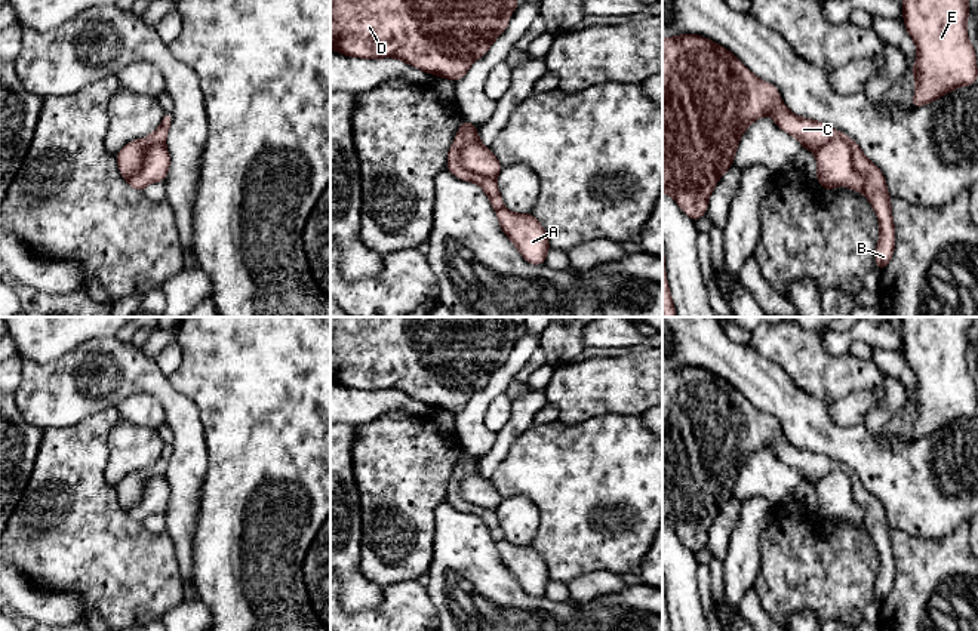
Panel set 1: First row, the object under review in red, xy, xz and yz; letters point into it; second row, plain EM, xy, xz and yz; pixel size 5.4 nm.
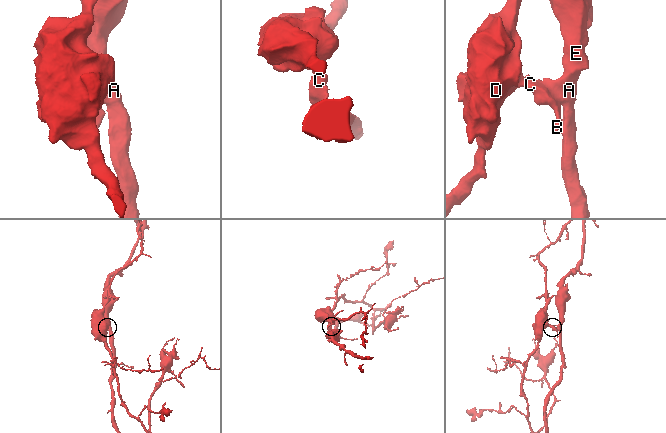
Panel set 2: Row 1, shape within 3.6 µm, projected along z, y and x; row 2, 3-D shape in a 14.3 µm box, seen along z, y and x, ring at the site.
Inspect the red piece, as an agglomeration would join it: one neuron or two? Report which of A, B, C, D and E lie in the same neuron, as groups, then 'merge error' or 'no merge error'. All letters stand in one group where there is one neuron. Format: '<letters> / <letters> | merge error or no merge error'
A E / B C D | merge error

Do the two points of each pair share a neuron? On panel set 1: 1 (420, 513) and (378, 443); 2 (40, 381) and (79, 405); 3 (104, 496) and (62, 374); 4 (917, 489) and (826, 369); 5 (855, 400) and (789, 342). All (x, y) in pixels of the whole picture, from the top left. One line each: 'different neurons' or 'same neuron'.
1: same neuron
2: same neuron
3: different neurons
4: different neurons
5: different neurons

